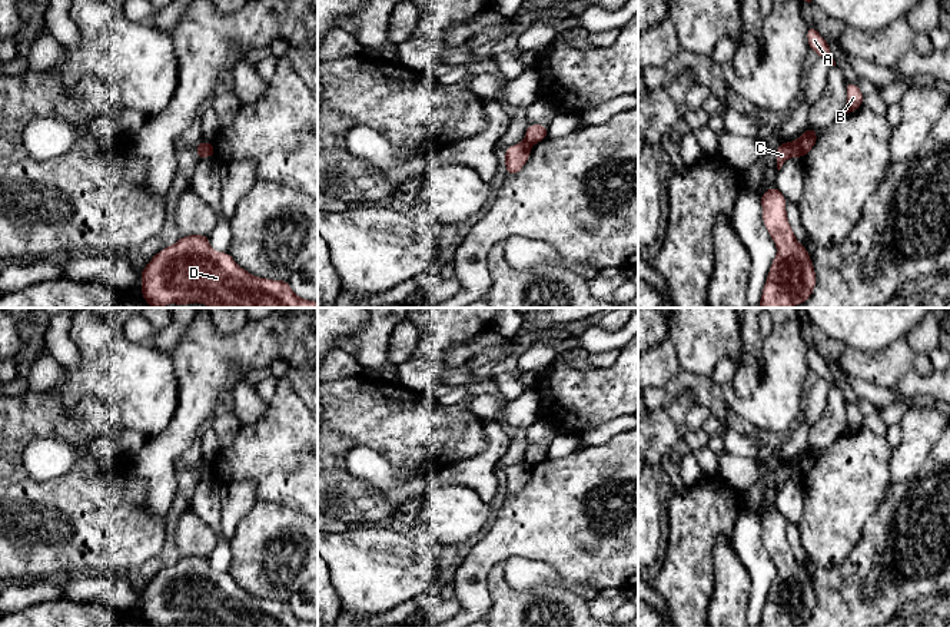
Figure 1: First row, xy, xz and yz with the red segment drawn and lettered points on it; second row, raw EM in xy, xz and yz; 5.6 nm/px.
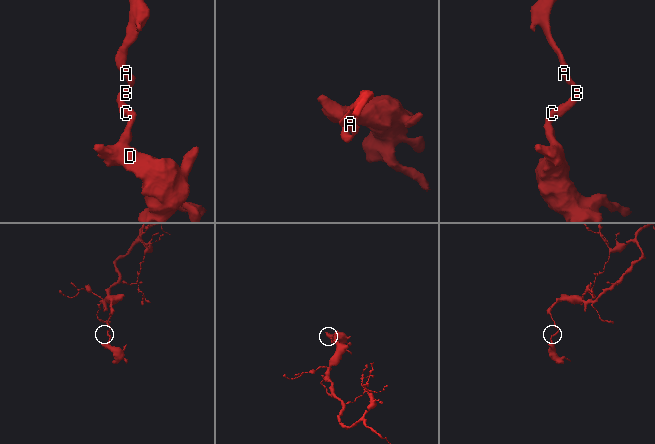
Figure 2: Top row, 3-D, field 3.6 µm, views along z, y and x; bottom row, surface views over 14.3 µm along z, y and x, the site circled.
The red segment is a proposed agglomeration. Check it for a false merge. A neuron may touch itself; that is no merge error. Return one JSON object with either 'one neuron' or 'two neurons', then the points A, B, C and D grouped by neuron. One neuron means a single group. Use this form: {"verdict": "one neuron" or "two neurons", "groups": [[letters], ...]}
{"verdict": "two neurons", "groups": [["A", "B"], ["C", "D"]]}

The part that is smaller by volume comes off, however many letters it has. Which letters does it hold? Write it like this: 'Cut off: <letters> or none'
Cut off: C, D

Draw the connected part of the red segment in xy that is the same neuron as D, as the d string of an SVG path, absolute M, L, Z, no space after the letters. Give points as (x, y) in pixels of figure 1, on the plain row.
M187 555L159 571L140 593L142 617L150 627L176 624L180 627L200 623L207 627L318 627L316 621L299 618L289 601L258 598L240 588L229 573L216 573L209 565L209 555Z

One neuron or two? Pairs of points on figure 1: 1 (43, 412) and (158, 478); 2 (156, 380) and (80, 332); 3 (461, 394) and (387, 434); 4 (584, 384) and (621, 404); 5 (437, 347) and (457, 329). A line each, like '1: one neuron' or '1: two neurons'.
1: two neurons
2: one neuron
3: two neurons
4: one neuron
5: one neuron

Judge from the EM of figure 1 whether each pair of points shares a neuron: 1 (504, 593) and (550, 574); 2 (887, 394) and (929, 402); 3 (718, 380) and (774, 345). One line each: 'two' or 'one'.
1: two
2: one
3: two

